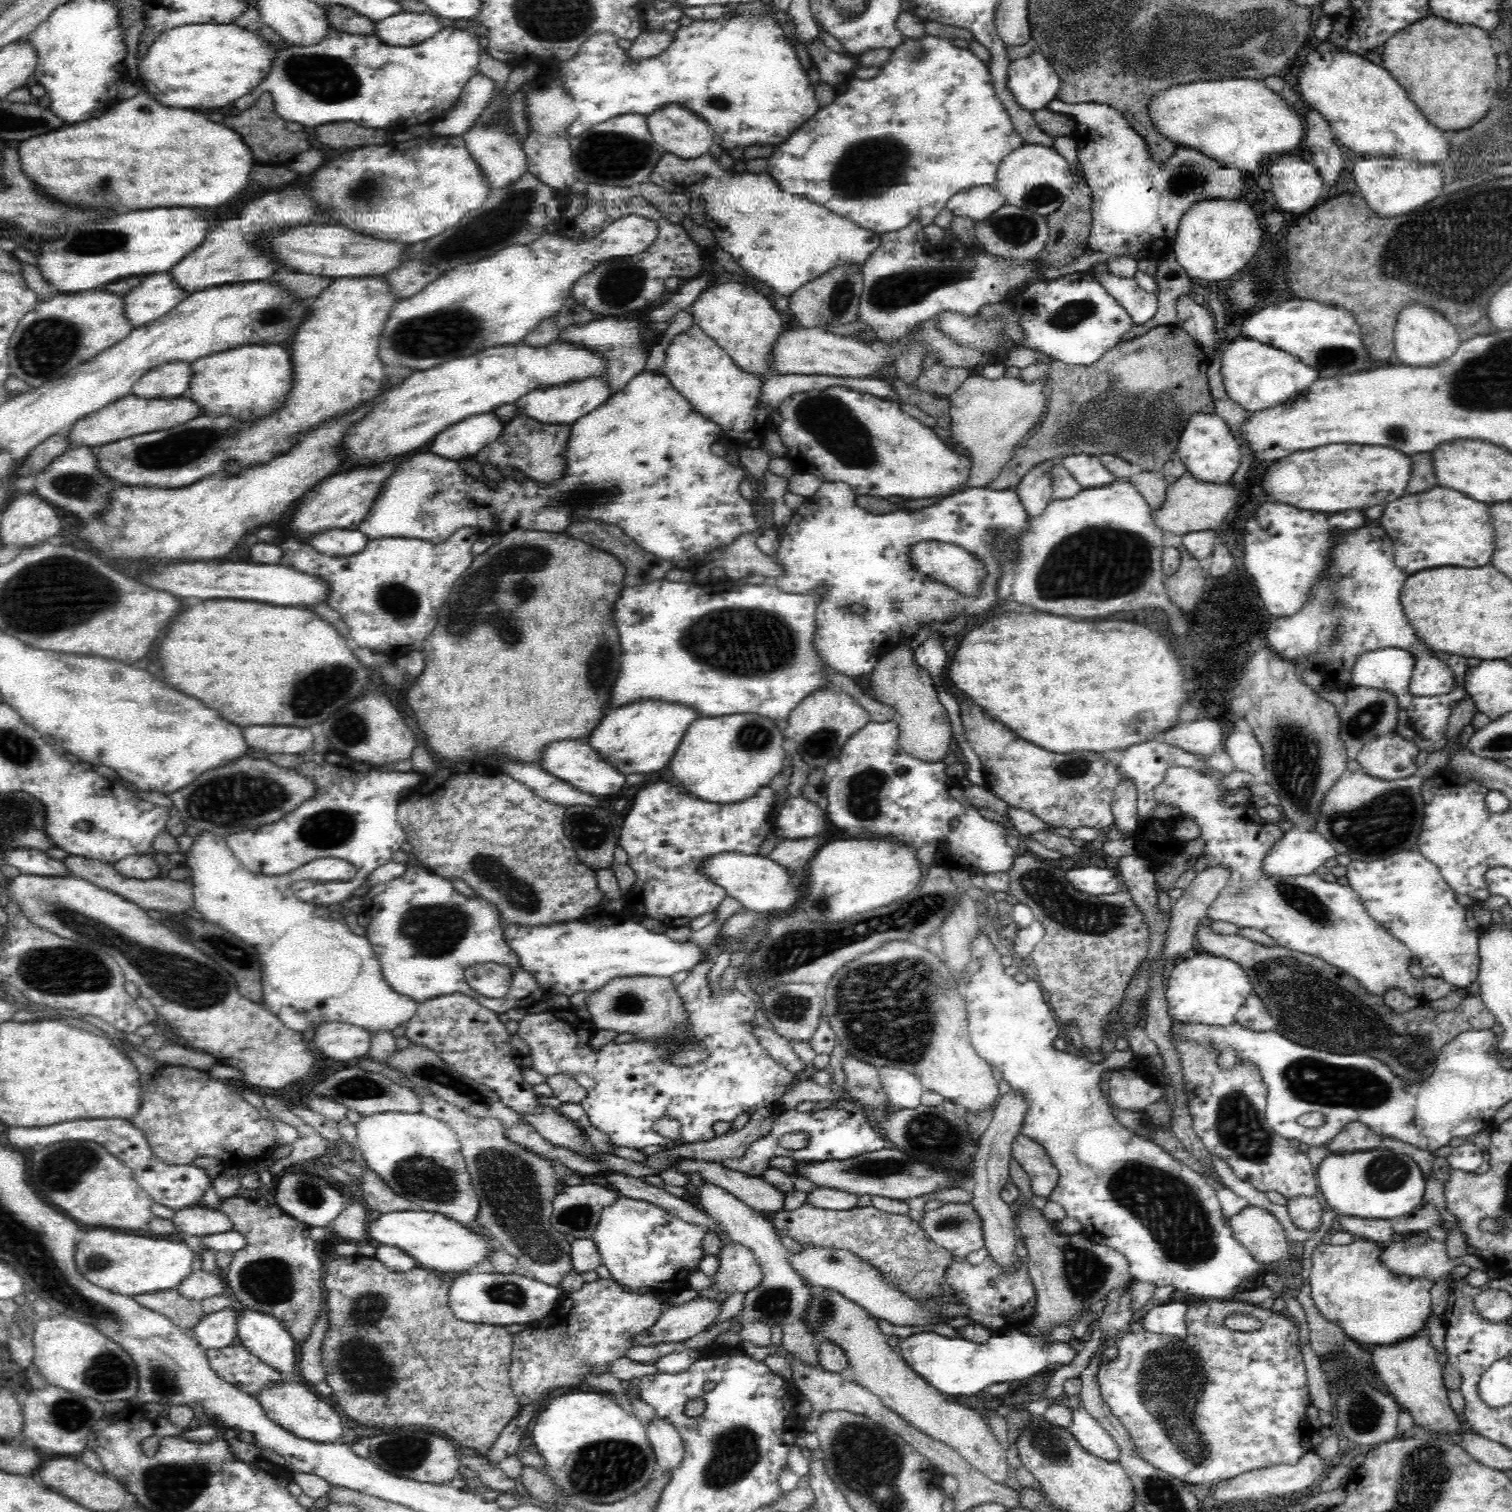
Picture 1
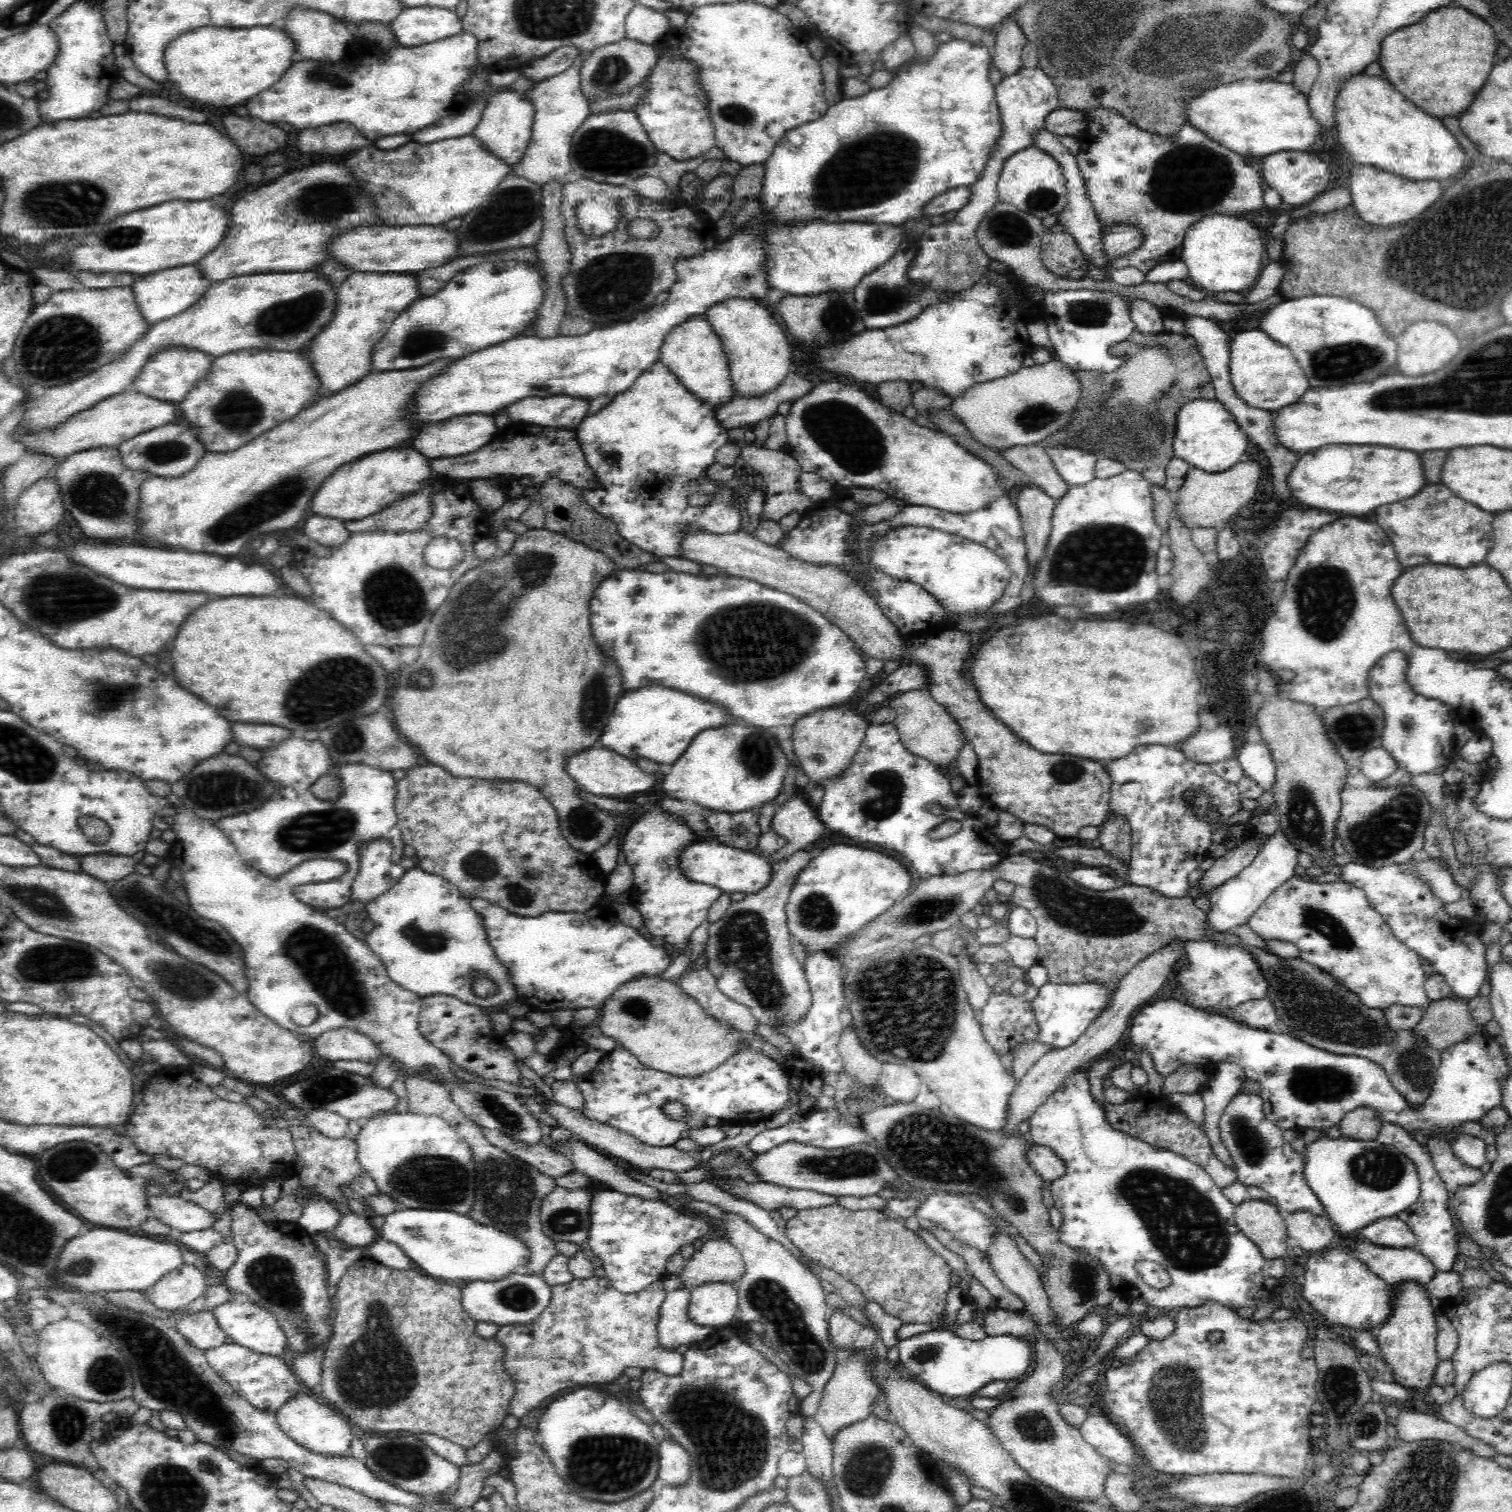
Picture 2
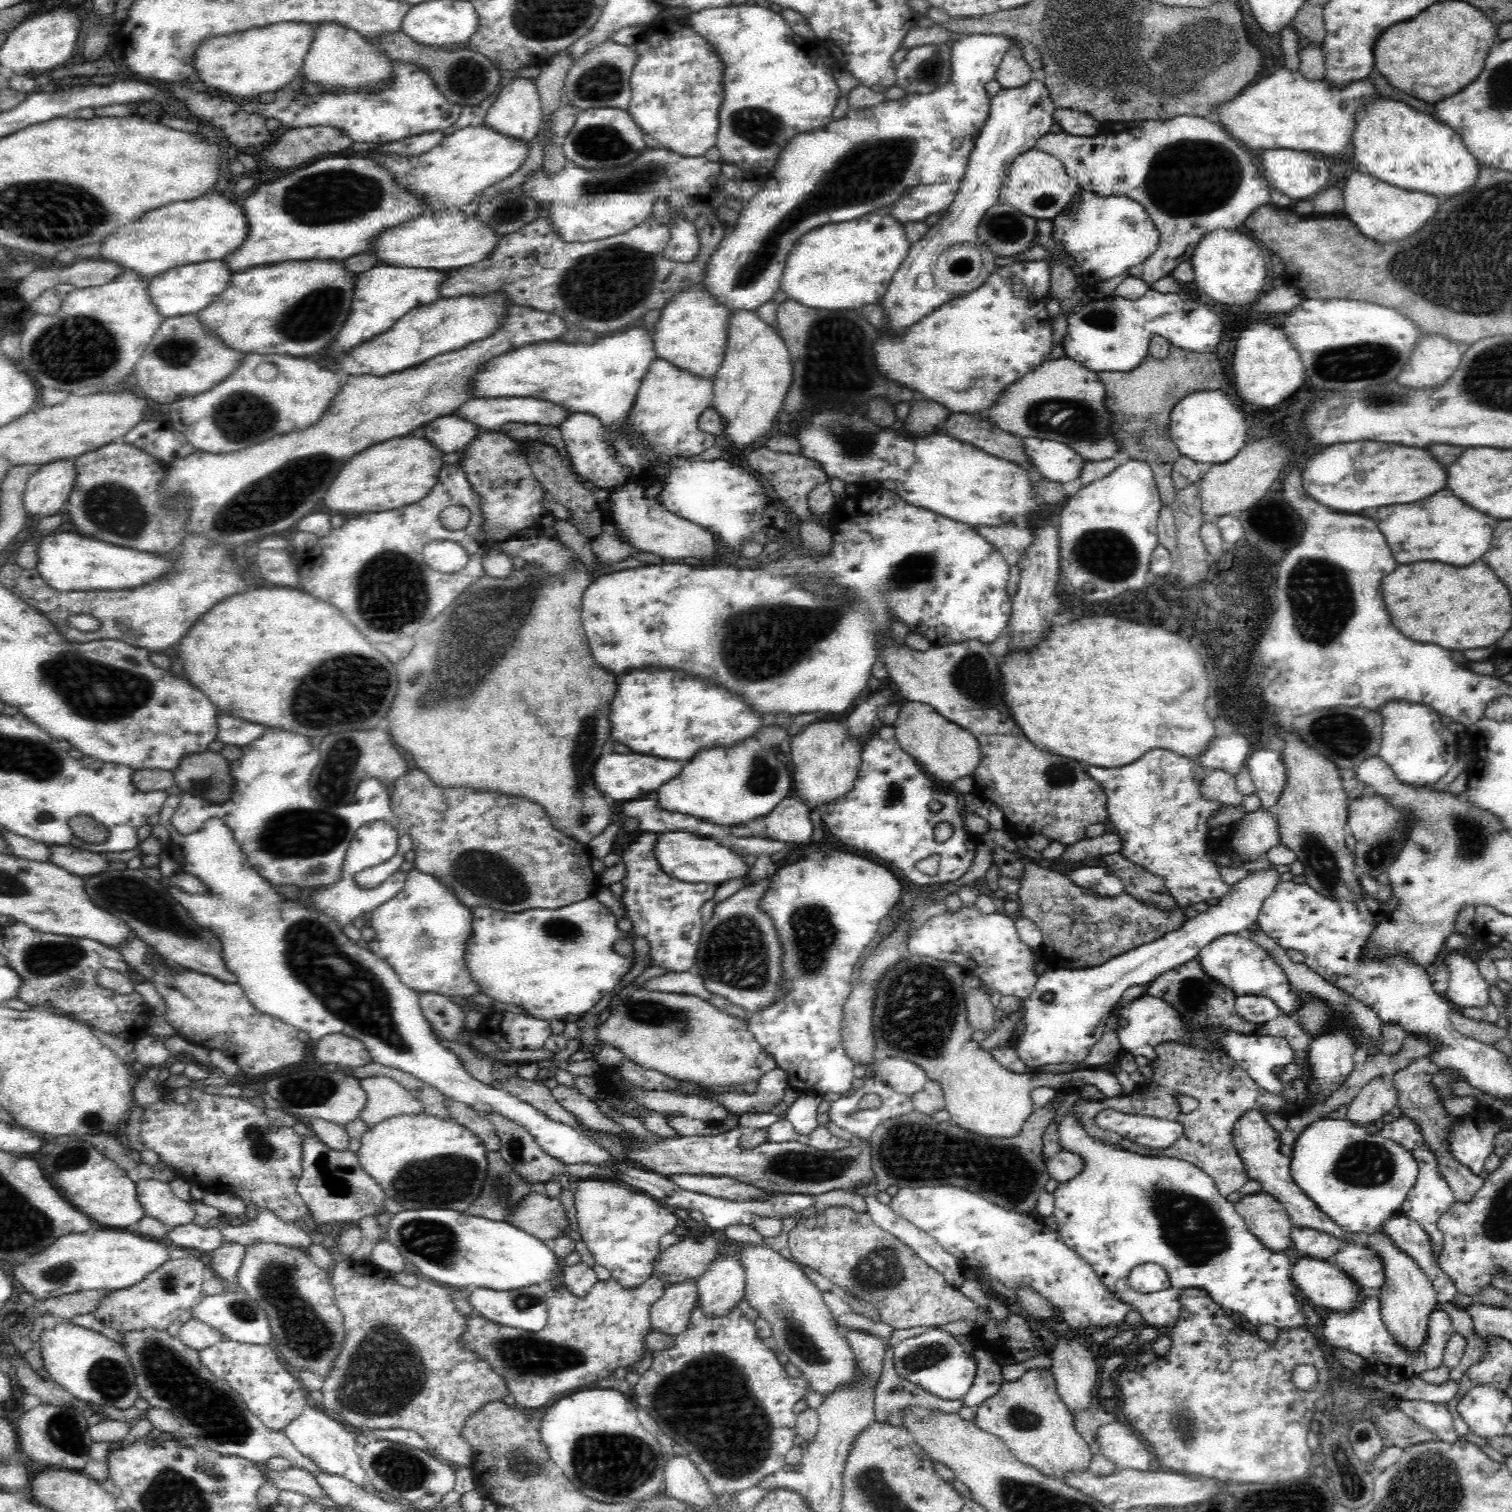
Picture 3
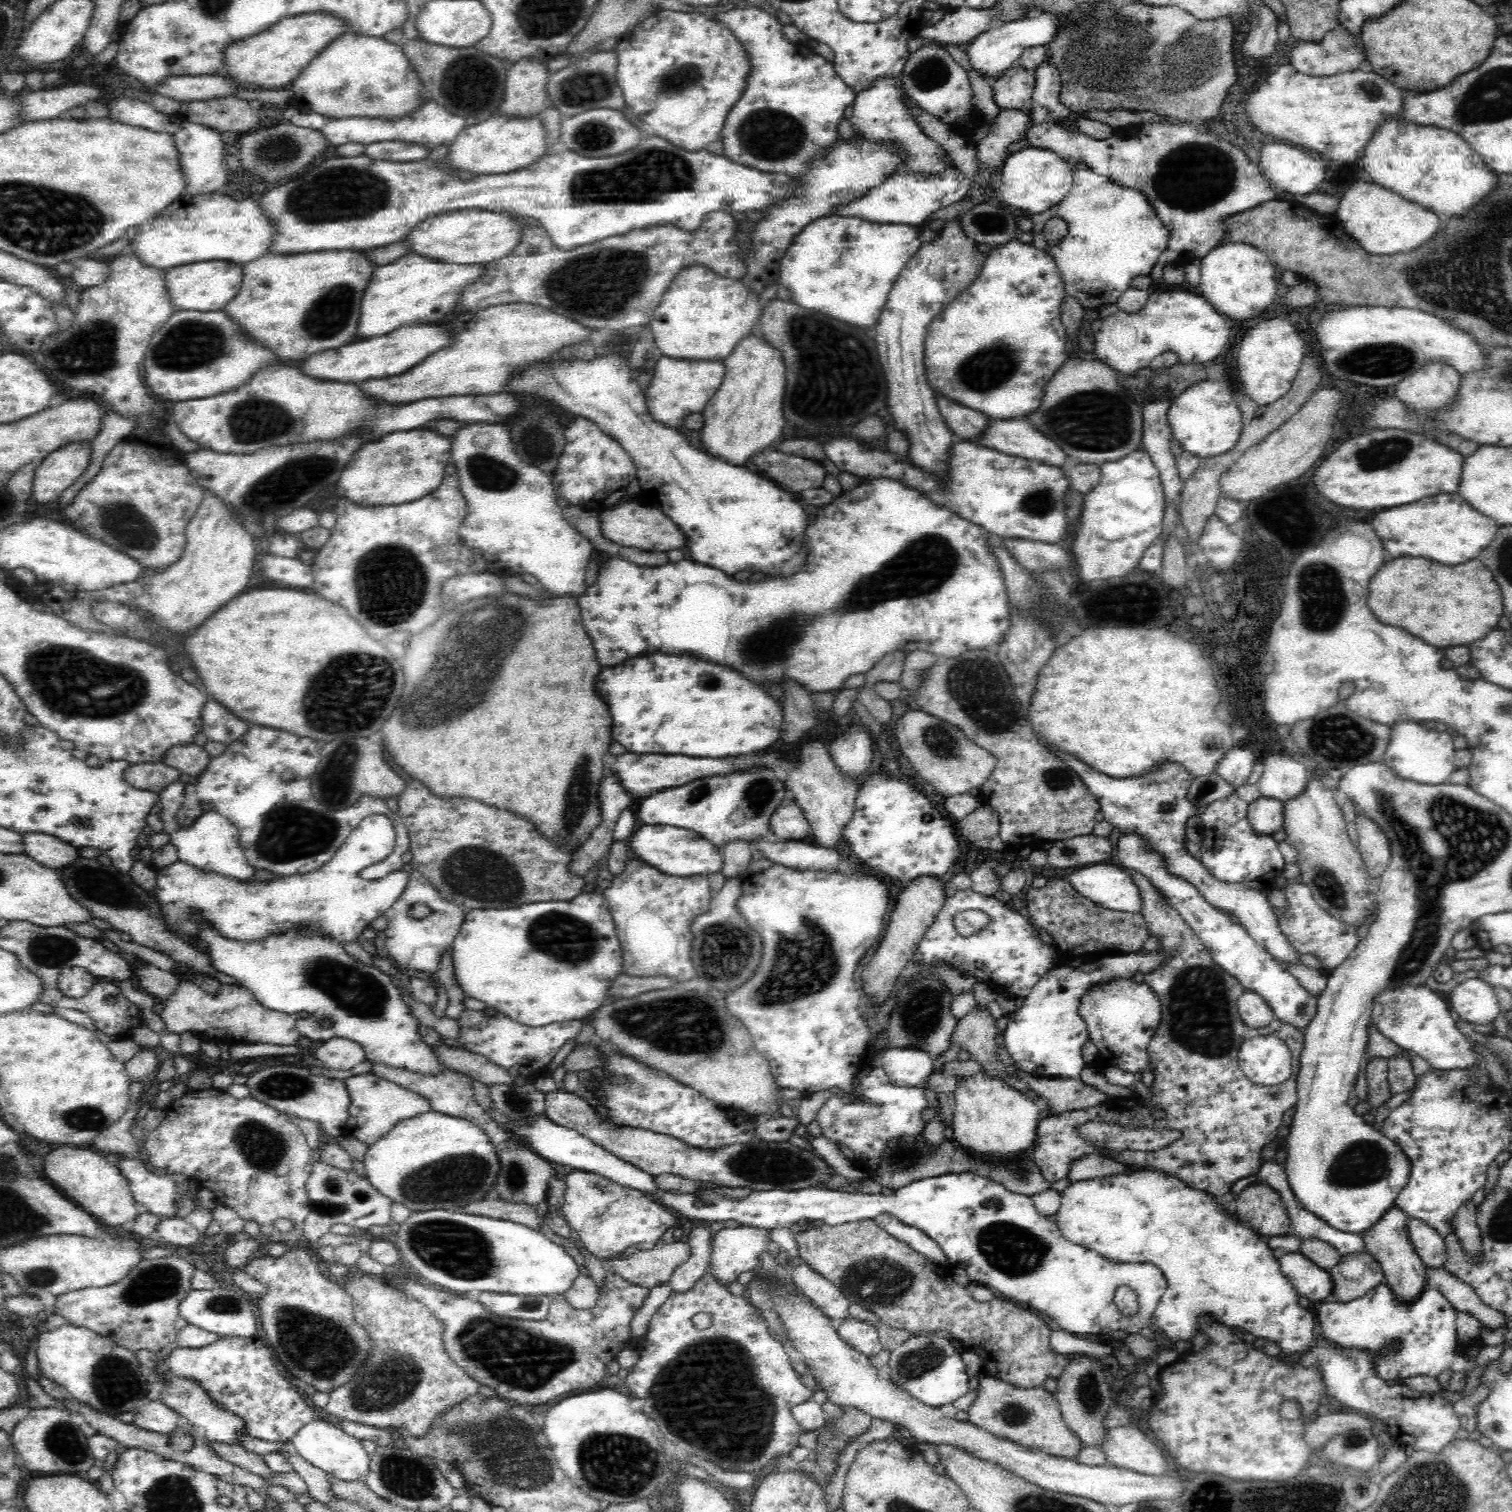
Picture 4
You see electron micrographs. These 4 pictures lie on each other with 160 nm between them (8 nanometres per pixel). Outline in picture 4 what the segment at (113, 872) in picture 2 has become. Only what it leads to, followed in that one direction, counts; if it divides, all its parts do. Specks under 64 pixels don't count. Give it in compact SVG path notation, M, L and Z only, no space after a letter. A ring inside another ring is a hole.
M32 832L20 834L20 837L24 845L22 853L50 869L68 866L79 856L75 846L48 834Z

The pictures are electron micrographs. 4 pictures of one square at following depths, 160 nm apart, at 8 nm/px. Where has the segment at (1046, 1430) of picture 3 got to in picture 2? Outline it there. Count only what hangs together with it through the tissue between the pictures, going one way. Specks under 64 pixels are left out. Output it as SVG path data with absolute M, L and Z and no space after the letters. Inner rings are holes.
M994 1308L978 1320L987 1336L1011 1335L1025 1338L1031 1342L1036 1354L1033 1371L1009 1390L1008 1399L1002 1395L1000 1402L988 1410L990 1415L985 1422L991 1428L992 1435L999 1438L1003 1449L1032 1479L1050 1487L1062 1497L1076 1501L1096 1501L1104 1493L1106 1474L1110 1472L1112 1464L1096 1453L1084 1441L1080 1430L1070 1427L1060 1415L1059 1404L1051 1395L1051 1391L1062 1380L1066 1368L1058 1349L1040 1333L1028 1314L1020 1315L1015 1311Z

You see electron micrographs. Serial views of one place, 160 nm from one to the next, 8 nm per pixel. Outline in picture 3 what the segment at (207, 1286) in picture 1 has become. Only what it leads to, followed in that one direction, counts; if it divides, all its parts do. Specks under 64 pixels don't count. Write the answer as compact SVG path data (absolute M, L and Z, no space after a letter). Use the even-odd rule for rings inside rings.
M185 1255L177 1259L168 1259L142 1281L128 1288L106 1291L90 1313L93 1313L96 1320L102 1322L104 1326L118 1331L142 1329L166 1331L168 1326L177 1322L178 1317L199 1300L204 1270L204 1264L194 1256Z

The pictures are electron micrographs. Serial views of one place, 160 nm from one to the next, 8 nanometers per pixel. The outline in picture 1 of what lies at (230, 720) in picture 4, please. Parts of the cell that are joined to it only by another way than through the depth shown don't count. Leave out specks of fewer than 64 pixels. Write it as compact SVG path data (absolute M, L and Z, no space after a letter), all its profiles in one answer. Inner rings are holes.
M248 726L244 730L243 738L248 748L280 754L302 754L313 748L313 735L308 728L296 726Z

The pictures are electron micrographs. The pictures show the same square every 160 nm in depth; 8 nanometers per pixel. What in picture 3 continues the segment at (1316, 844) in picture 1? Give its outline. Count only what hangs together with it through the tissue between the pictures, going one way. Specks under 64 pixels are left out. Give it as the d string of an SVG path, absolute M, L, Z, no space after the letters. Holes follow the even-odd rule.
M1262 870L1252 874L1250 878L1244 878L1241 882L1233 884L1231 894L1220 898L1218 904L1211 906L1208 911L1201 912L1192 919L1184 921L1179 929L1172 930L1172 933L1164 934L1163 938L1156 939L1148 945L1138 946L1136 949L1111 958L1104 962L1104 965L1089 967L1088 969L1052 969L1048 967L1039 976L1035 983L1034 990L1024 999L1024 1010L1022 1014L1022 1033L1015 1034L1017 1030L1013 1028L1012 1037L1008 1046L1016 1050L1018 1058L1028 1066L1033 1068L1031 1073L1036 1073L1041 1066L1047 1064L1080 1064L1086 1061L1092 1046L1102 1038L1104 1026L1111 1017L1113 1007L1119 1002L1126 988L1136 985L1152 983L1159 975L1164 975L1178 966L1186 965L1190 960L1197 958L1202 948L1219 937L1226 934L1246 933L1248 926L1256 922L1263 900L1274 892L1278 885L1278 872L1276 870ZM1042 994L1054 994L1054 1002L1042 1002Z

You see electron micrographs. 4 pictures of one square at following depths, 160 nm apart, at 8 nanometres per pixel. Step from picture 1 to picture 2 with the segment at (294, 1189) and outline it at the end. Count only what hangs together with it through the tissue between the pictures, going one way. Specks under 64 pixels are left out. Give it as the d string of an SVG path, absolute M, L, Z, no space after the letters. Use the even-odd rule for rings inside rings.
M308 1198L302 1202L302 1218L298 1220L298 1226L309 1235L326 1230L332 1231L340 1222L344 1212L336 1212L332 1202L326 1199Z

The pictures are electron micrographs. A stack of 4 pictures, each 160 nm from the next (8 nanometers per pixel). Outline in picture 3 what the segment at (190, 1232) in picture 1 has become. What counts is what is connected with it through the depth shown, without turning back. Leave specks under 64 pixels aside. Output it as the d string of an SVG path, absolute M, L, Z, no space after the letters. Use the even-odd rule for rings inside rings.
M138 1178L136 1198L146 1215L170 1228L193 1223L194 1209L172 1193L170 1184L156 1178Z

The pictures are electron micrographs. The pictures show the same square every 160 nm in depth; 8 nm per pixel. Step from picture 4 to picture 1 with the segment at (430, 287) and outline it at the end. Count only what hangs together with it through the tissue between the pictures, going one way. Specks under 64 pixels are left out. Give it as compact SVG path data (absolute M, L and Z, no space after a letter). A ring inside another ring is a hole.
M344 277L333 279L330 286L320 293L320 298L315 297L311 299L311 304L309 306L310 314L304 318L304 322L295 332L292 348L289 348L291 353L291 363L293 364L293 387L289 392L288 400L280 410L277 410L273 415L270 415L265 419L260 419L251 425L242 425L242 423L238 423L236 419L228 416L206 417L206 415L201 414L199 417L192 418L192 420L188 420L188 422L183 422L172 428L134 435L125 439L118 439L116 442L100 445L95 448L97 452L96 458L98 467L100 467L100 470L106 472L106 475L110 476L110 478L114 480L114 483L124 482L124 484L126 484L126 482L128 482L128 484L134 484L134 486L184 489L189 485L194 485L194 482L198 482L198 480L208 478L221 471L235 468L248 469L249 467L260 467L263 463L268 463L269 461L280 457L282 454L286 453L286 450L288 450L294 442L296 442L296 436L300 436L300 434L303 434L306 430L312 430L312 426L319 426L320 422L328 420L328 418L337 418L342 416L342 414L347 414L348 410L355 410L358 406L362 406L364 402L368 402L370 398L374 398L376 394L382 392L382 389L380 388L383 386L385 374L384 371L382 371L382 361L378 356L379 342L385 327L385 320L389 317L392 306L394 306L398 300L400 299L393 294L391 286L385 282L383 277Z

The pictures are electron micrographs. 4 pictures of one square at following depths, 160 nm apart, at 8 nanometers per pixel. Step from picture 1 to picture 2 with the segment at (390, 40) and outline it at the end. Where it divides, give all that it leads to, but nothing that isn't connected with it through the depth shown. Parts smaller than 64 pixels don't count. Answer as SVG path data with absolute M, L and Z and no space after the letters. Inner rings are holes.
M426 6L406 7L389 28L401 47L424 46L464 31L456 10Z

